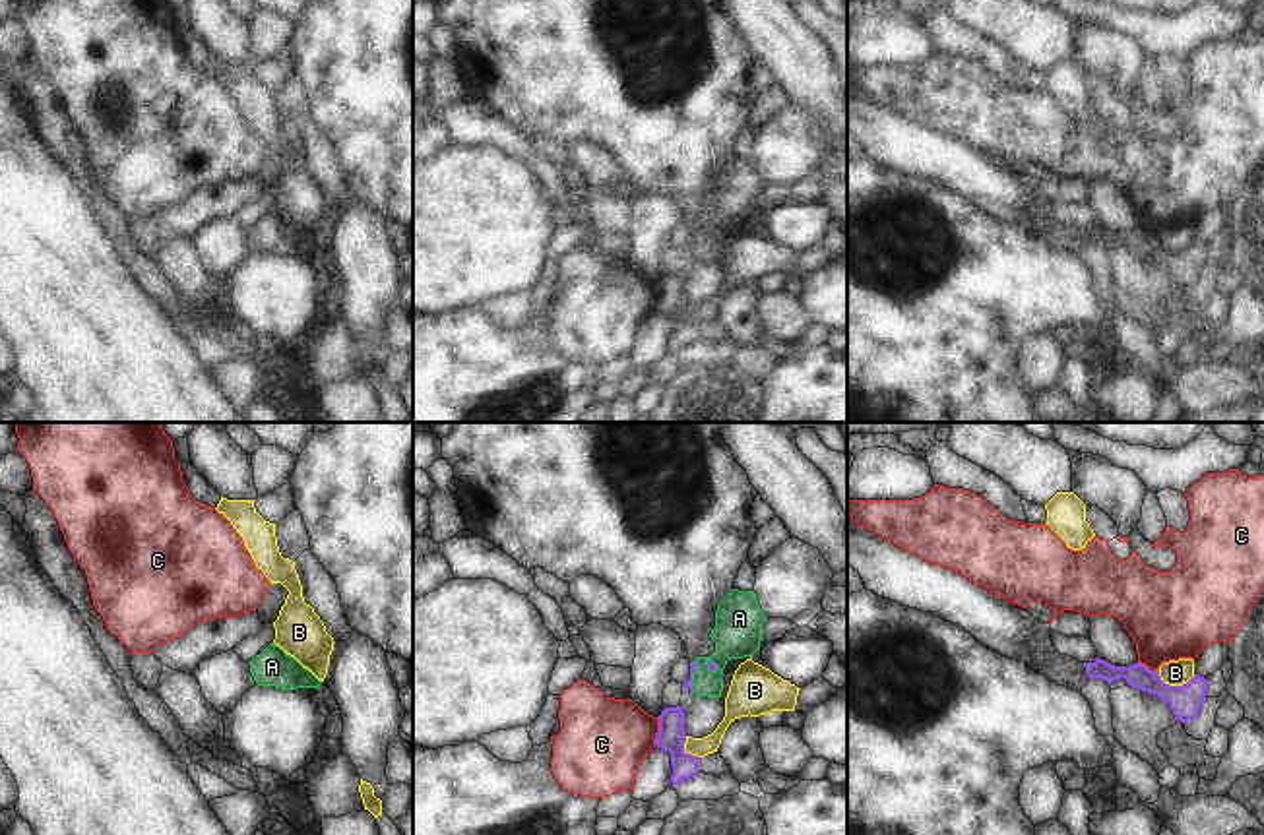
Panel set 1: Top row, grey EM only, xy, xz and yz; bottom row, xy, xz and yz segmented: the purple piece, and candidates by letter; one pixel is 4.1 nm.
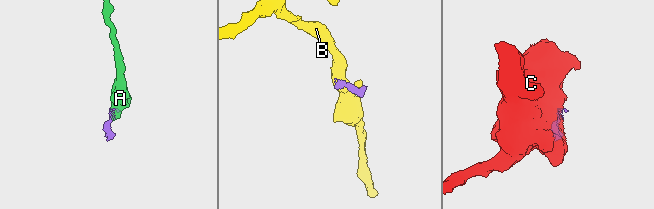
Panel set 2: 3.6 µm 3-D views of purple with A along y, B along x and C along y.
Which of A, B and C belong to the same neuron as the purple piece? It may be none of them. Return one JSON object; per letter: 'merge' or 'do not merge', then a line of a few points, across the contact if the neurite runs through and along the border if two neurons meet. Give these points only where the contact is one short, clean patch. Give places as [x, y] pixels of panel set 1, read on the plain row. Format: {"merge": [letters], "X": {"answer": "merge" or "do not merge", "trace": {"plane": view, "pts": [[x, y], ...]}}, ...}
{"merge": ["A"], "A": {"answer": "merge", "trace": {"plane": "xz", "pts": [[693, 229], [691, 243], [735, 202]]}}, "B": {"answer": "do not merge", "trace": {"plane": "yz", "pts": [[1158, 237], [1169, 250], [1185, 250], [1195, 241]]}}, "C": {"answer": "do not merge", "trace": {"plane": "xz", "pts": [[660, 283], [654, 310]]}}}

